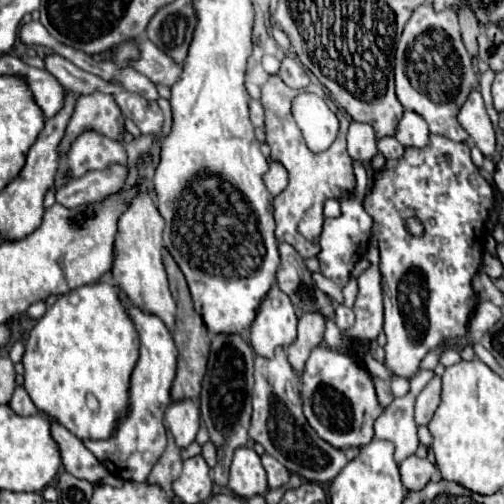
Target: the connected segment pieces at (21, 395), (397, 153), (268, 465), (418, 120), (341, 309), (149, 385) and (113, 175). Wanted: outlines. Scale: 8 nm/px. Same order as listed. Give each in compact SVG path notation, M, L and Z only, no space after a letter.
M18 387L10 399L10 409L16 413L16 415L22 415L22 417L30 417L30 415L36 415L36 405L32 403L32 399L28 397L28 393L24 391L24 387Z
M382 137L378 139L378 151L384 153L386 159L400 159L404 153L404 147L394 137Z
M264 453L264 455L262 455L262 465L264 465L266 473L268 473L268 489L282 487L282 485L288 481L290 471L288 471L282 463L278 463L272 455Z
M404 111L394 137L404 145L404 147L426 147L428 145L428 125L426 121L414 113L414 111Z
M336 305L334 311L336 311L334 313L334 321L336 321L338 329L348 329L348 327L354 325L354 313L352 313L352 309L348 309L344 305Z
M120 291L120 301L128 311L140 335L140 359L132 371L130 383L130 415L118 425L118 435L108 441L84 441L84 445L96 455L96 459L116 477L130 481L146 481L152 465L160 459L166 447L166 427L162 415L170 405L170 387L176 377L176 345L168 327L156 315L146 315L138 311L126 295Z
M112 165L104 171L88 171L80 179L72 179L56 191L56 203L74 209L86 203L102 201L104 197L122 189L126 179L126 167Z

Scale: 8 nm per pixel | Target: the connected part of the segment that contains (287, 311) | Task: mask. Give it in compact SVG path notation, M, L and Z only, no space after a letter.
M272 285L250 325L252 349L262 357L272 357L278 345L288 347L296 339L296 321L290 297L278 285Z

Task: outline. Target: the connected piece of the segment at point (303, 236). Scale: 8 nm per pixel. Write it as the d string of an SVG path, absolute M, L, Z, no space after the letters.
M272 75L266 85L262 87L262 107L266 111L266 143L272 149L270 159L284 165L288 171L288 187L274 199L274 219L276 219L276 239L290 243L304 259L316 257L318 247L318 235L322 231L322 207L326 199L338 197L342 191L352 191L356 185L354 173L352 173L352 159L346 151L346 129L350 123L350 117L342 107L338 107L334 101L330 101L334 113L340 119L340 133L336 141L330 145L328 151L314 153L306 147L302 133L292 117L290 101L300 91L288 87L278 75Z

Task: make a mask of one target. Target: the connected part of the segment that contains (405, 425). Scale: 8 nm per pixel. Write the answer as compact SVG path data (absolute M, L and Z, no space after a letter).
M420 371L410 379L410 391L404 397L394 399L384 413L374 423L374 437L388 439L396 445L394 459L396 463L414 455L418 449L418 435L414 423L414 399L426 387L426 383L434 377L432 371Z

